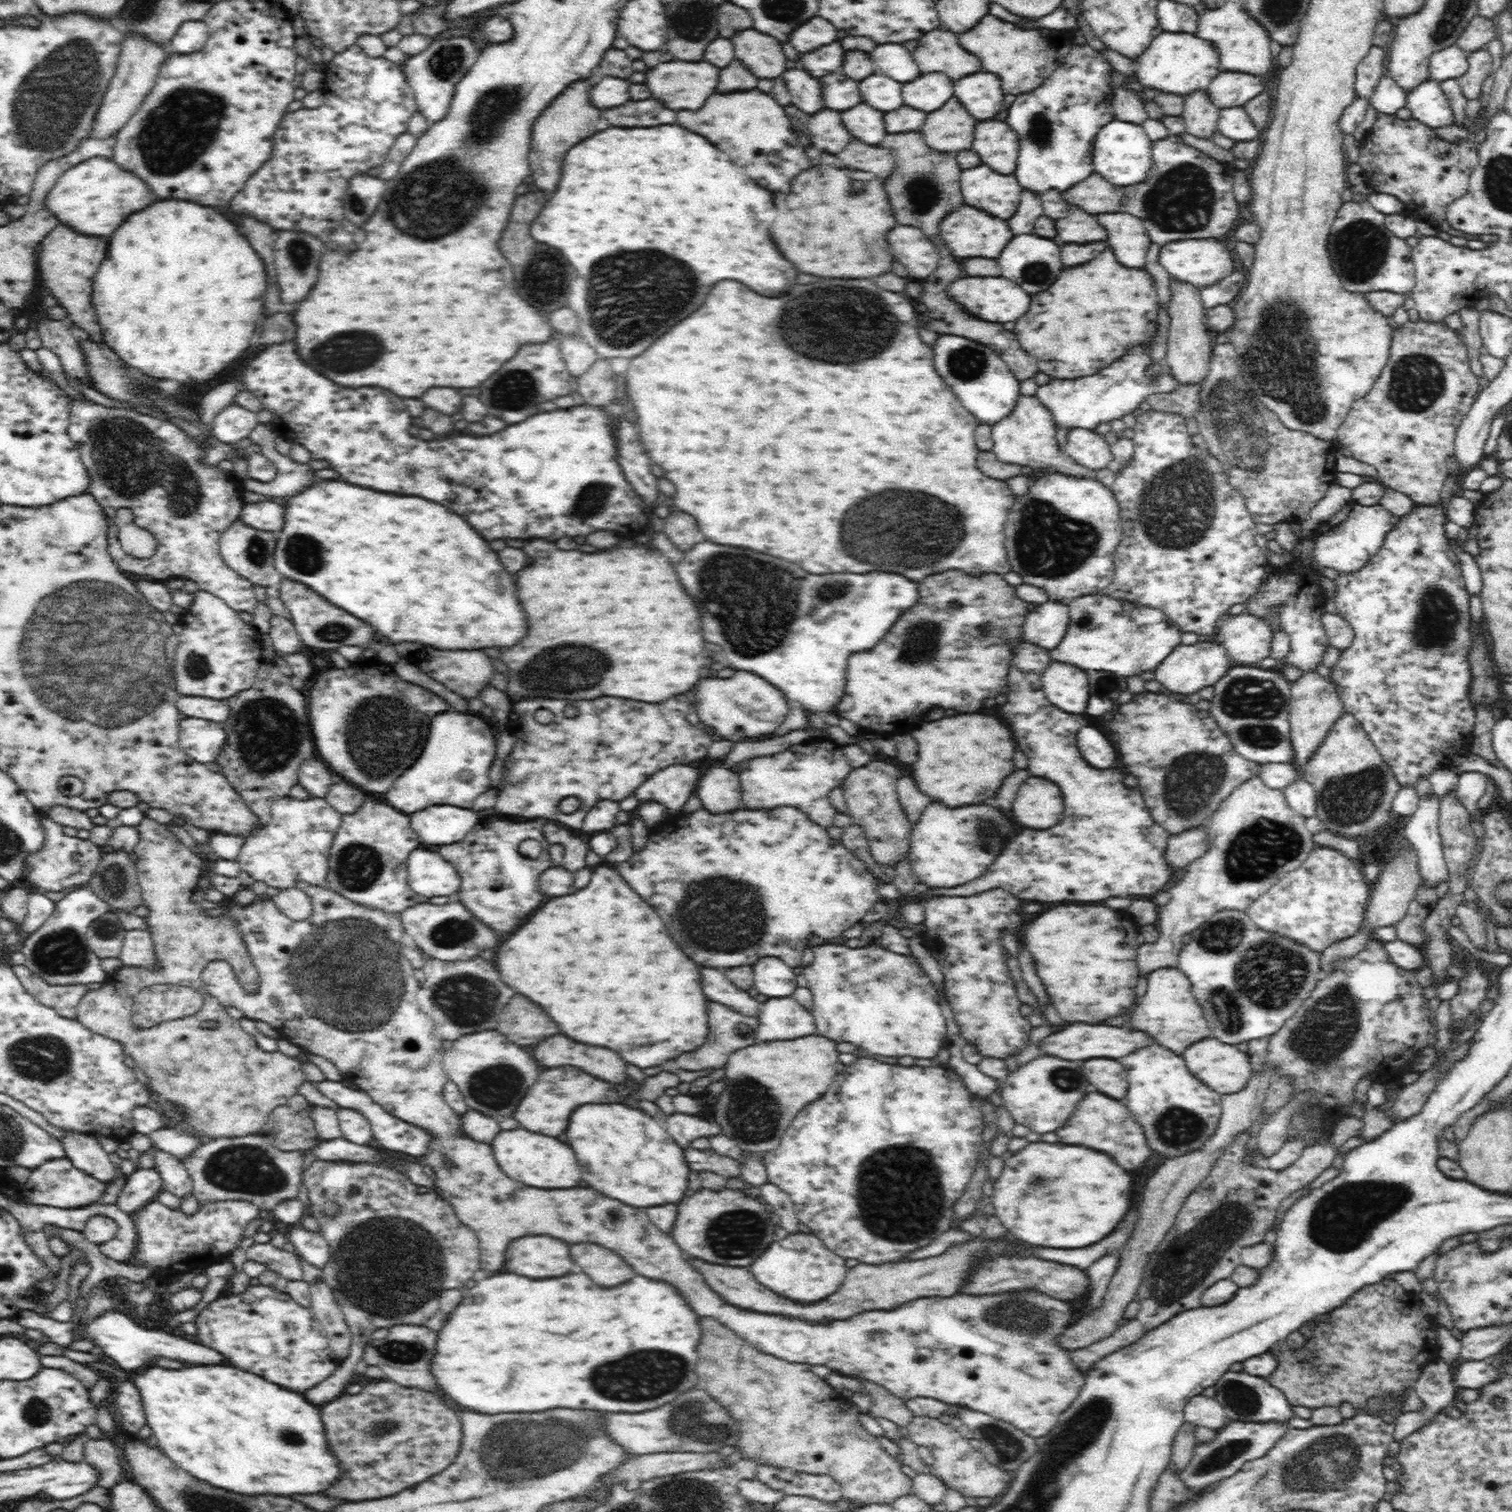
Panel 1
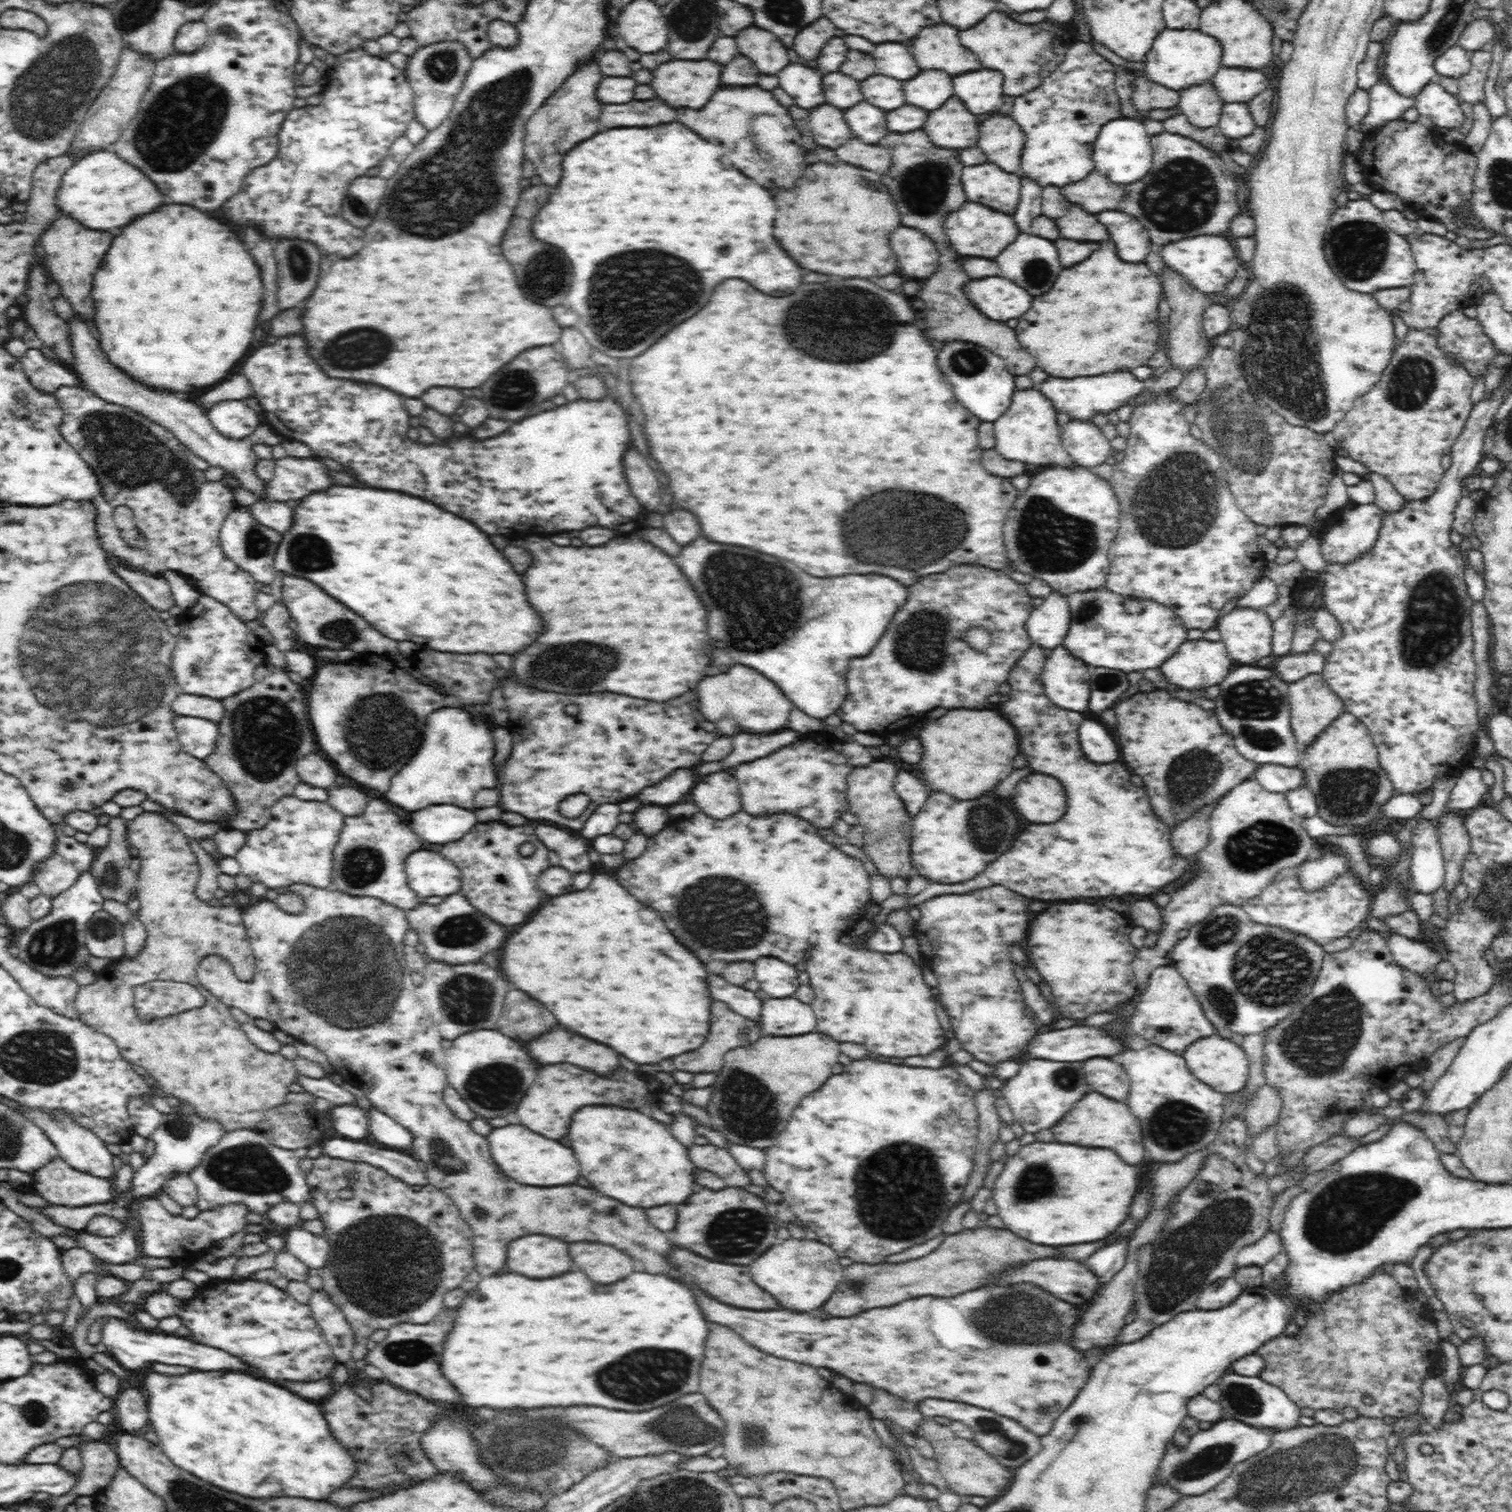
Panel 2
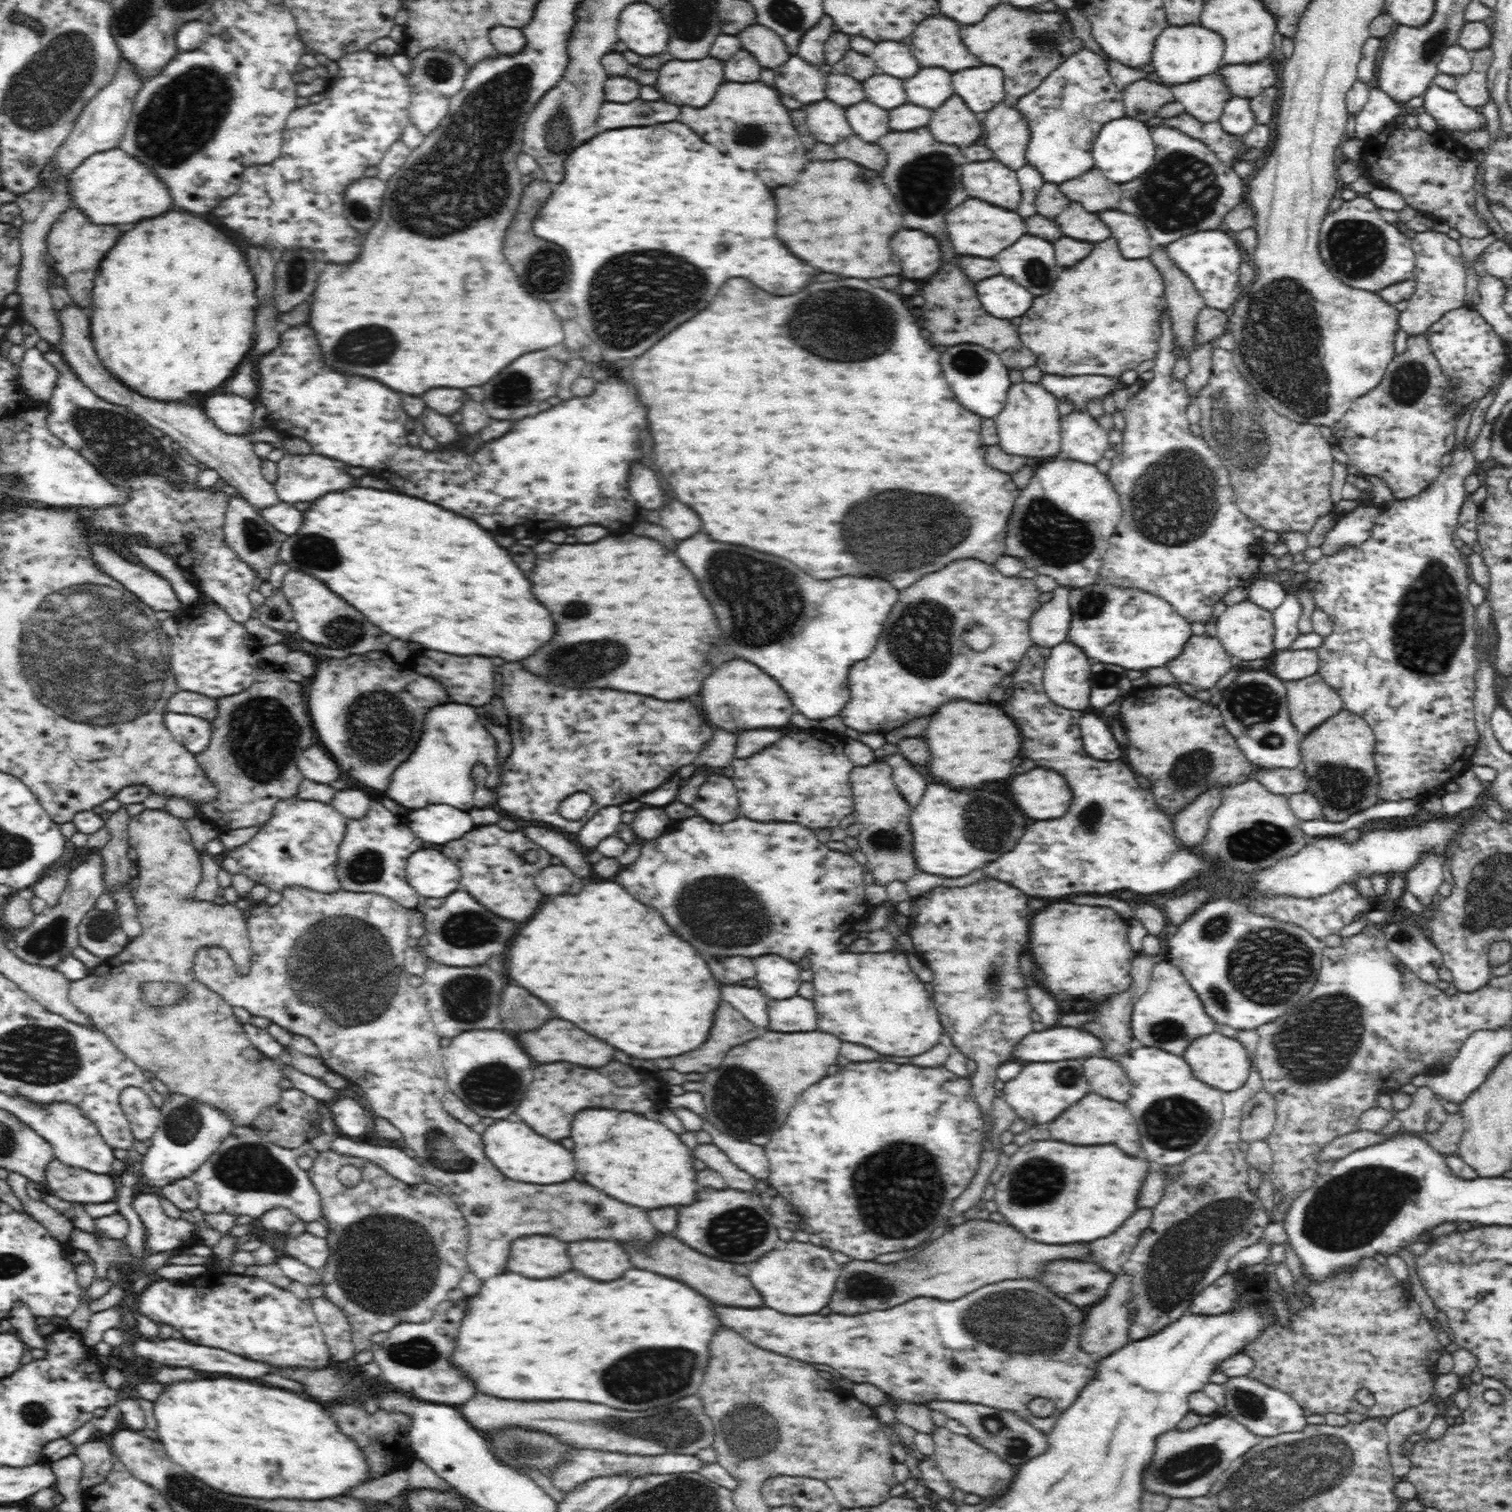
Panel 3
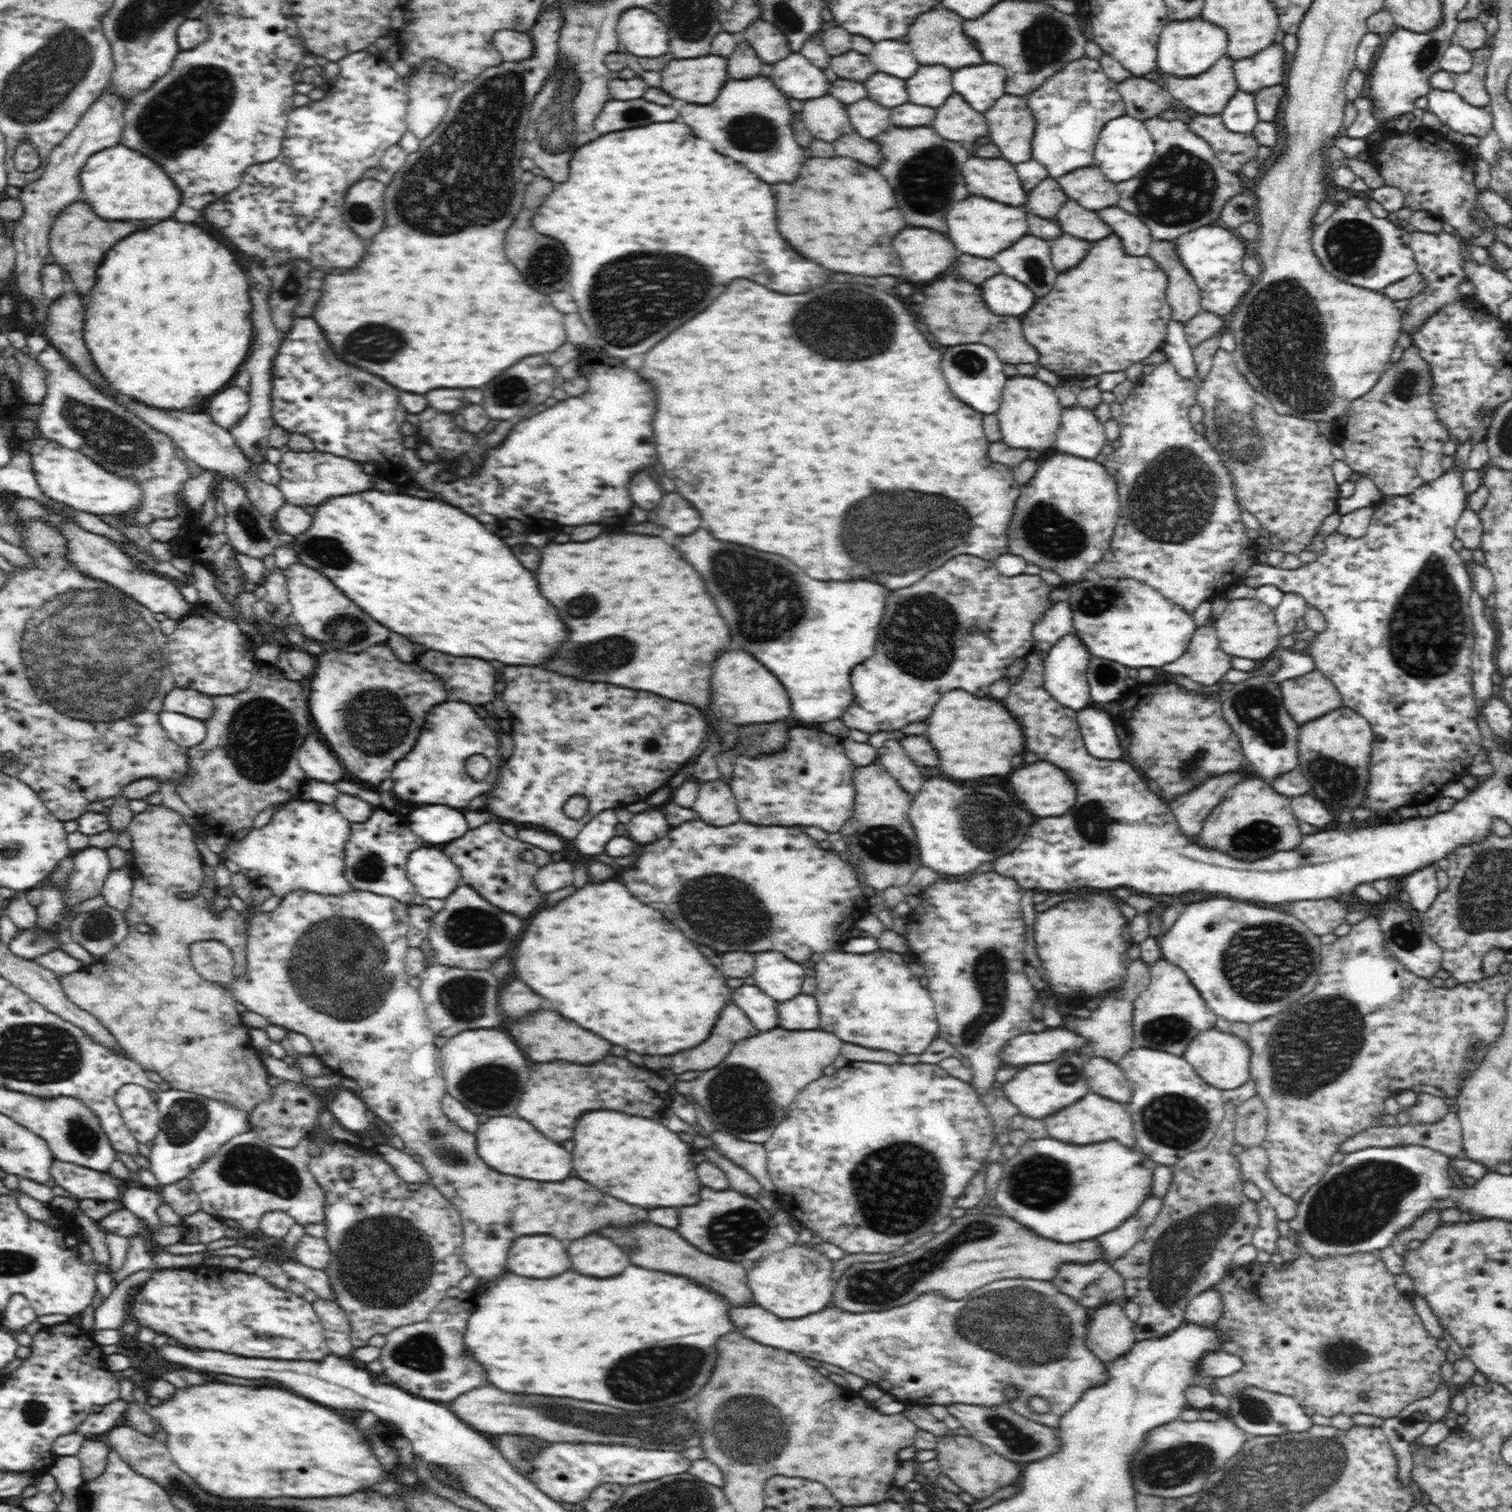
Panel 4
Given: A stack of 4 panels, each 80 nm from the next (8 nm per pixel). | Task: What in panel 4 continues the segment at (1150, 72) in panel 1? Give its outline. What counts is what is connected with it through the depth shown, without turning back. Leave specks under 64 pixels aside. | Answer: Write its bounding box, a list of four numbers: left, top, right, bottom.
[1156,17,1227,79]

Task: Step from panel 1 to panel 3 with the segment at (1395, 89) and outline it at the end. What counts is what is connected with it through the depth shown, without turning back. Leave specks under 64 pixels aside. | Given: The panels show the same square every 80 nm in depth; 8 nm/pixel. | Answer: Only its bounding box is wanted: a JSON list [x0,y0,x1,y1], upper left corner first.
[1354,83,1423,140]

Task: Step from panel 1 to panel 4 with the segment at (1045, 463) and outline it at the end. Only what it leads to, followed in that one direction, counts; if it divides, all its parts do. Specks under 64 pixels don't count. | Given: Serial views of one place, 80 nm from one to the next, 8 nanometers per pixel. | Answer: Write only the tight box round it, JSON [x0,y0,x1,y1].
[998,375,1062,450]

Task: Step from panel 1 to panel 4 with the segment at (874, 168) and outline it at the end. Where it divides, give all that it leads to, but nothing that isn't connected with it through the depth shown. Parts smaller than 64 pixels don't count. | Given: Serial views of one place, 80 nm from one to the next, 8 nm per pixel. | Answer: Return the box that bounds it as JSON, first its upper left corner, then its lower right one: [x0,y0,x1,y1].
[834,132,882,166]

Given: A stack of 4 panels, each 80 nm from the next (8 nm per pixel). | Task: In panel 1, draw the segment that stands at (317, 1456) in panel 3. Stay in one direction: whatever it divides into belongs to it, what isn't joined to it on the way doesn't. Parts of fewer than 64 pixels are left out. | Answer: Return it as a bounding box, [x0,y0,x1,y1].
[118,1366,338,1496]

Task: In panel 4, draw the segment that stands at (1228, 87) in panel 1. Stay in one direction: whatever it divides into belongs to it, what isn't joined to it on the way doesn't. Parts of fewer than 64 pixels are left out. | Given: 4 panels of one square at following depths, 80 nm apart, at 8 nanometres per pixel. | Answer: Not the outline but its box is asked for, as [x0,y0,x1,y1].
[1234,43,1286,94]

